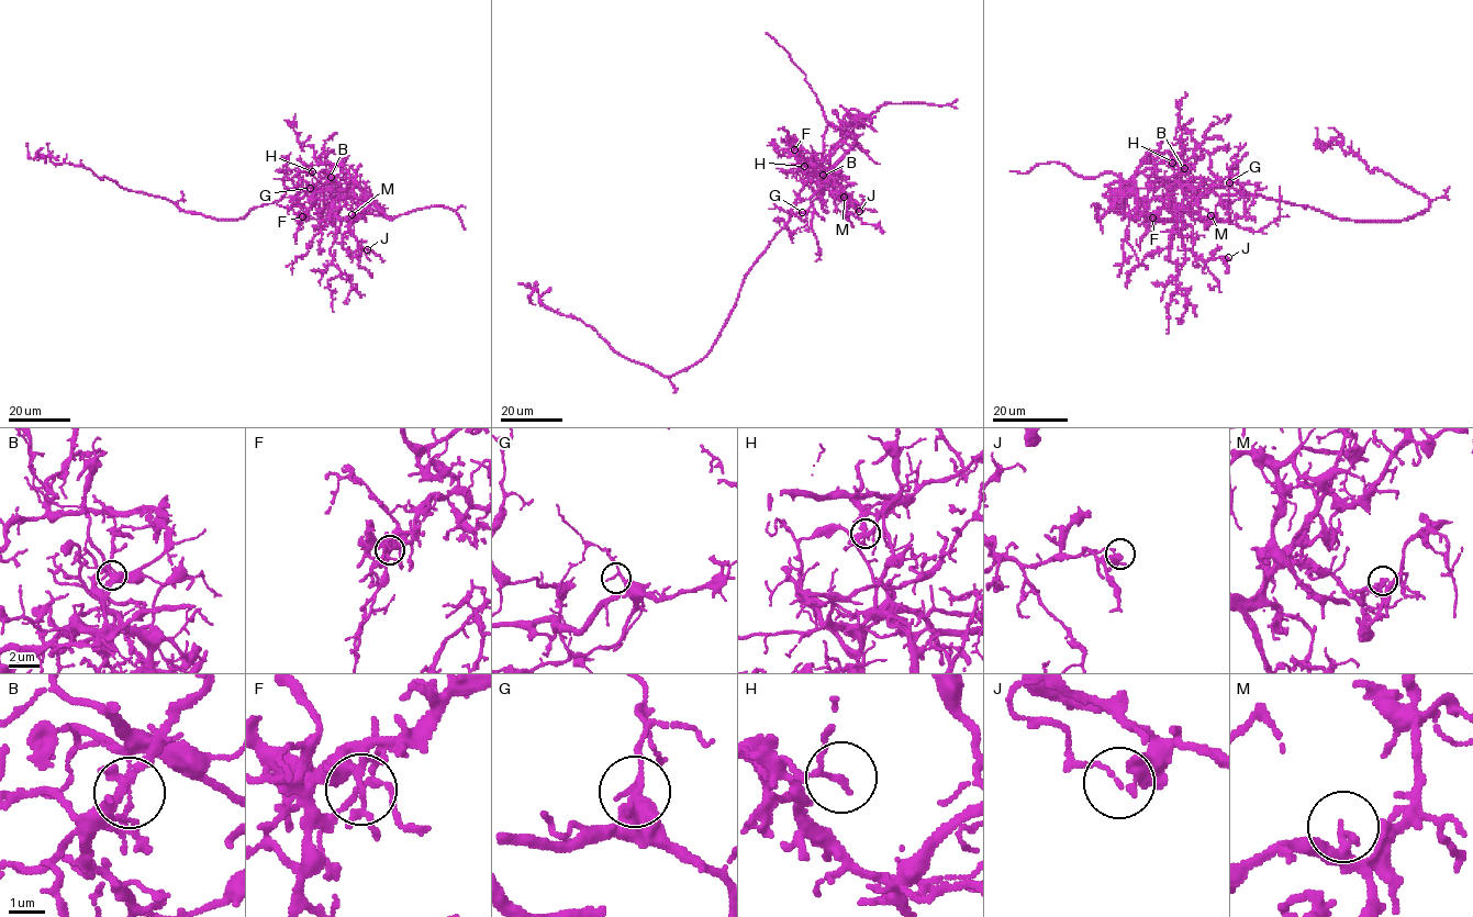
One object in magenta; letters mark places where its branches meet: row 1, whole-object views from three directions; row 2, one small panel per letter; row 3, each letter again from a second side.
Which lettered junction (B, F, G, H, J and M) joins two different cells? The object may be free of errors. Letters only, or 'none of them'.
B

